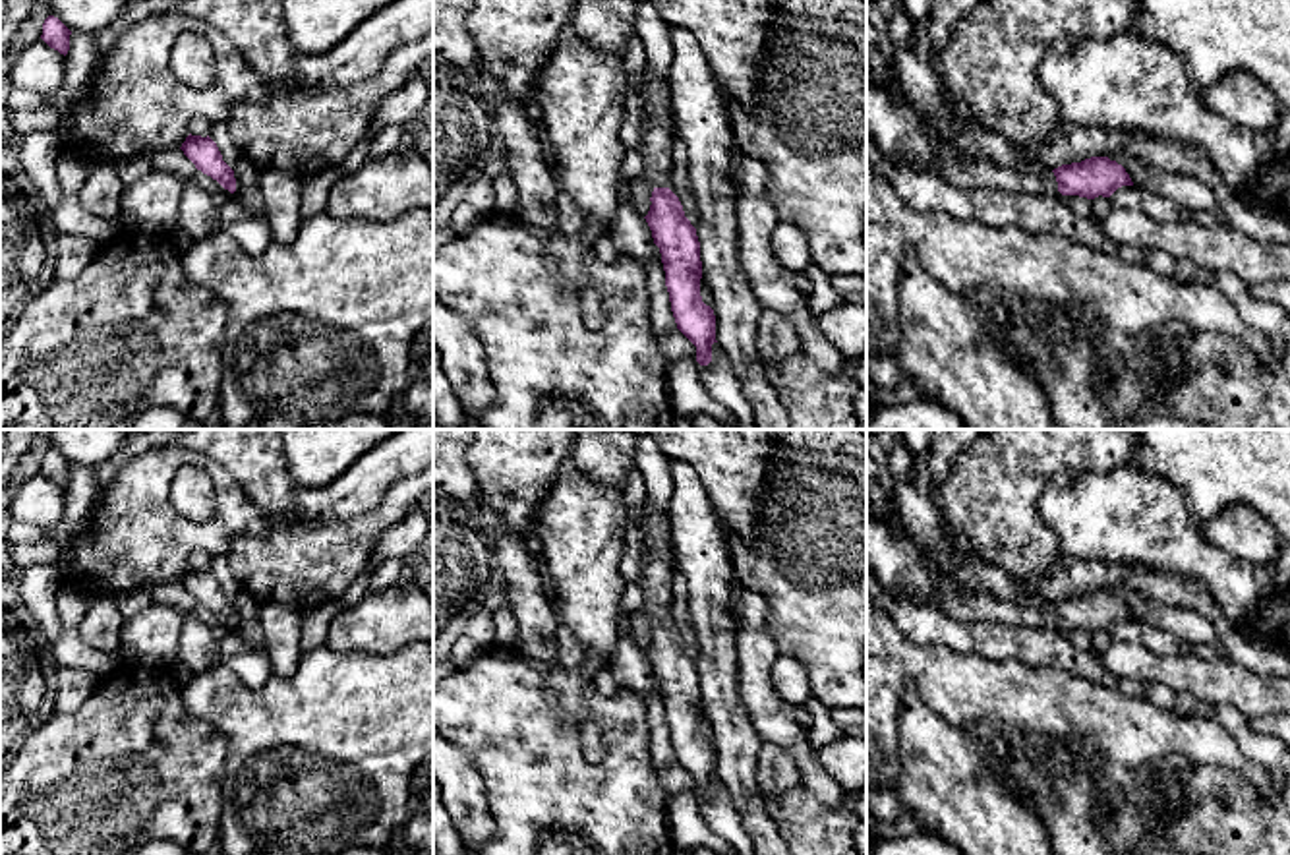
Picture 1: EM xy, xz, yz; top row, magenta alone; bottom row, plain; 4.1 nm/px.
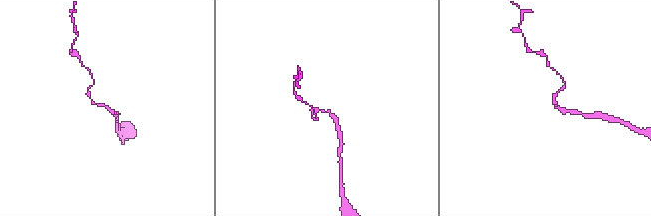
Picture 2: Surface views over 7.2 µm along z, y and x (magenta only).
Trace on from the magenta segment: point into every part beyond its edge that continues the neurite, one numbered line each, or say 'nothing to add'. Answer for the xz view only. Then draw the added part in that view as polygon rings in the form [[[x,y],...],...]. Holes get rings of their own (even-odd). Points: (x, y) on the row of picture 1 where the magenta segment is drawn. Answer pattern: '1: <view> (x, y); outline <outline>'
1: xz (656, 113); outline [[[644,70],[638,81],[642,99],[642,141],[638,151],[644,157],[642,178],[652,188],[669,188],[673,116],[669,106],[669,85]]]

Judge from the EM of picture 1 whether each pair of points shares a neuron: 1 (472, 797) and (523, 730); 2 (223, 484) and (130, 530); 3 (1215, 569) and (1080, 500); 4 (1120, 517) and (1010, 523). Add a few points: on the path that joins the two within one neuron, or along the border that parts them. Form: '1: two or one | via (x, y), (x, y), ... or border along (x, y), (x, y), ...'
1: two | border along (457, 745), (470, 759), (482, 780), (494, 828)
2: one | via (221, 515), (205, 530), (161, 530)
3: one | via (1182, 548), (1147, 523), (1134, 523), (1113, 513)
4: two | border along (1051, 476), (1037, 501), (1037, 513), (1064, 556)

